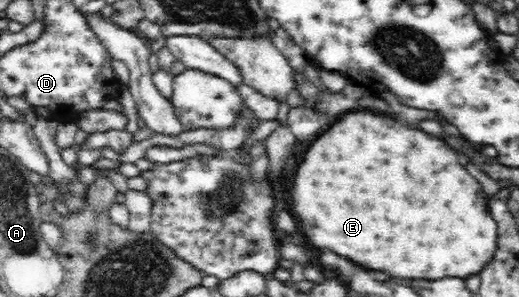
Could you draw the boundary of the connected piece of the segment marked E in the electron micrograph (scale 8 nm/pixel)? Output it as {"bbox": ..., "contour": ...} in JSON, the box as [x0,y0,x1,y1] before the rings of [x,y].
{"bbox":[293,113,499,279],"contour":[[[347,113],[343,115],[325,135],[321,135],[309,151],[305,153],[303,163],[299,165],[293,181],[293,213],[299,221],[303,221],[303,231],[309,241],[331,253],[347,257],[367,269],[385,271],[391,277],[405,277],[405,279],[443,279],[443,277],[469,277],[479,273],[483,267],[493,261],[499,249],[498,225],[493,219],[492,210],[489,211],[489,199],[485,197],[483,187],[479,181],[457,161],[457,155],[445,145],[445,141],[435,139],[419,129],[409,129],[395,119],[373,115],[373,113]]]}

